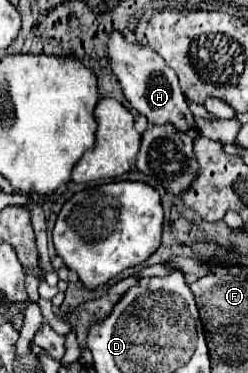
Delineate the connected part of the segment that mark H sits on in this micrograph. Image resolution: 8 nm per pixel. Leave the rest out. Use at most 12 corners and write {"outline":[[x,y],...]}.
{"outline":[[118,31],[108,59],[124,97],[152,125],[196,129],[176,73]]}

